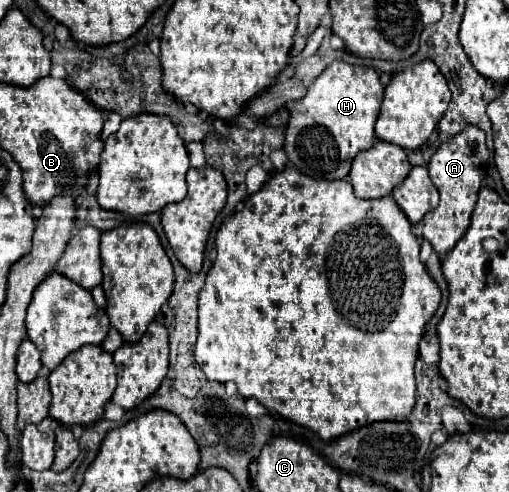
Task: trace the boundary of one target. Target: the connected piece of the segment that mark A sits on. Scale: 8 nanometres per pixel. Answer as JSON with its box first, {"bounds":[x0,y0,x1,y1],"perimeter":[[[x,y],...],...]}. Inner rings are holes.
{"bounds":[422,127,490,257],"perimeter":[[[466,127],[462,133],[456,133],[452,139],[442,143],[428,163],[430,179],[434,181],[440,193],[440,205],[424,217],[422,237],[430,241],[432,249],[440,257],[444,257],[462,239],[462,235],[470,225],[478,189],[482,185],[482,179],[488,167],[488,159],[490,159],[490,153],[486,147],[484,133],[478,127]]]}

